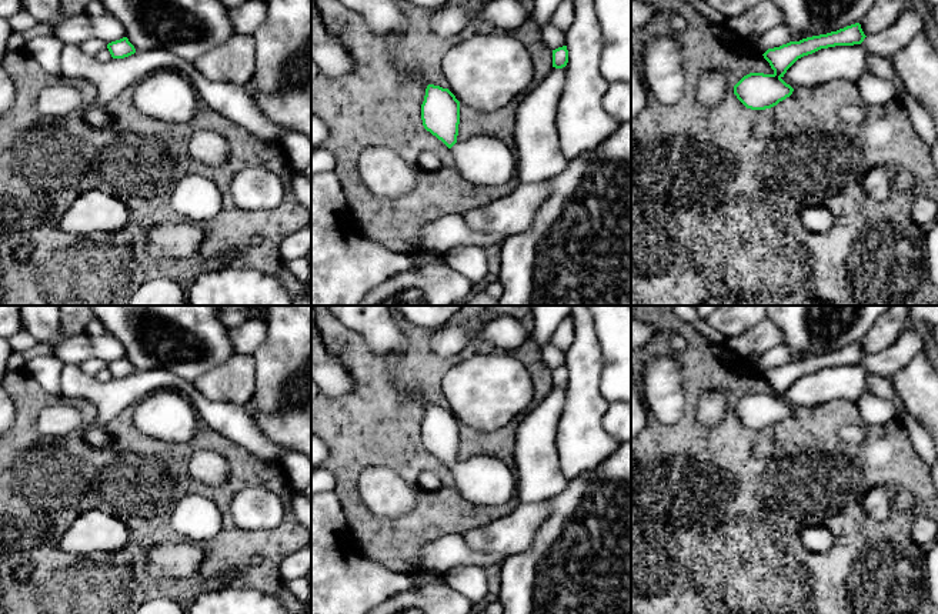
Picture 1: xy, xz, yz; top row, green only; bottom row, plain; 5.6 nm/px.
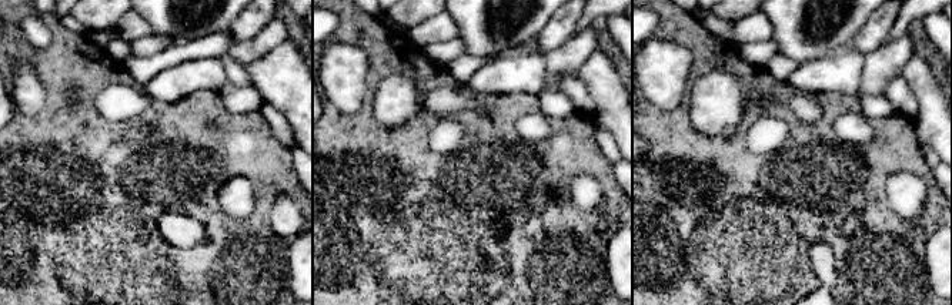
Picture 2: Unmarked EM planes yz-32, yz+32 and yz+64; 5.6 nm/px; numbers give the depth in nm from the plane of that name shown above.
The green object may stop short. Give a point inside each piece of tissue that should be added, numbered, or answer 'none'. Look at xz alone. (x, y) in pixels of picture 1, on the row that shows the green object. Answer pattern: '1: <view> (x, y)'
1: xz (484, 160)

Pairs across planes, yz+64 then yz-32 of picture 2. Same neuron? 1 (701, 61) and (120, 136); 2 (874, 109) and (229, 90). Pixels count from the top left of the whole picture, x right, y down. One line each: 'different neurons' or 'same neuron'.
1: same neuron
2: same neuron

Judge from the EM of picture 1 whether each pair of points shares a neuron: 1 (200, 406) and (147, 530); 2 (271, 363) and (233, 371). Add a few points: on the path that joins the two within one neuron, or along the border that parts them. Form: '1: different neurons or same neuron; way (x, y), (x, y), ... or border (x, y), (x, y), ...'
1: different neurons; border (199, 419), (227, 437)
2: different neurons; border (253, 356), (254, 394), (249, 400)

